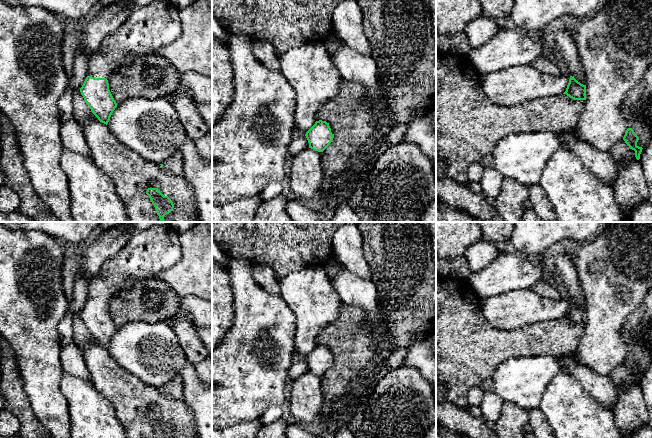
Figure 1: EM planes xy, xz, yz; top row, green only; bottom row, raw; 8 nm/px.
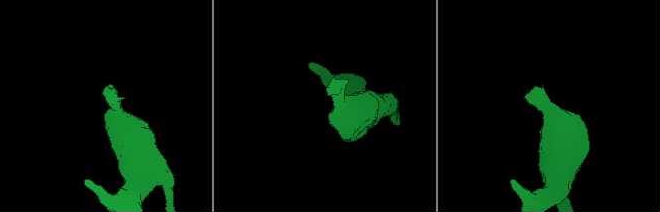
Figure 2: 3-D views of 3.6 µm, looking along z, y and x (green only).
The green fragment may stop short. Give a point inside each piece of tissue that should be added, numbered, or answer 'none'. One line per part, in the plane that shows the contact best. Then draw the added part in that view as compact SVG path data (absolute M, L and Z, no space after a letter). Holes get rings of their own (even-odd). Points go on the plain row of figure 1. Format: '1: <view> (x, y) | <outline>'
1: xy (157, 248) | M165 224L151 226L132 236L124 248L102 267L99 275L90 281L87 300L108 304L115 294L125 290L127 281L135 284L154 278L160 271L176 265L182 257L179 235L170 224Z

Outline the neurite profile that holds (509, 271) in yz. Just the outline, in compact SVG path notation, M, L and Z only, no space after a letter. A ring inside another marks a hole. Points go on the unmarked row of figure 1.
M500 251L498 257L491 264L471 273L467 280L475 293L483 300L511 290L531 288L541 278L541 270L535 267L530 260L516 253Z

